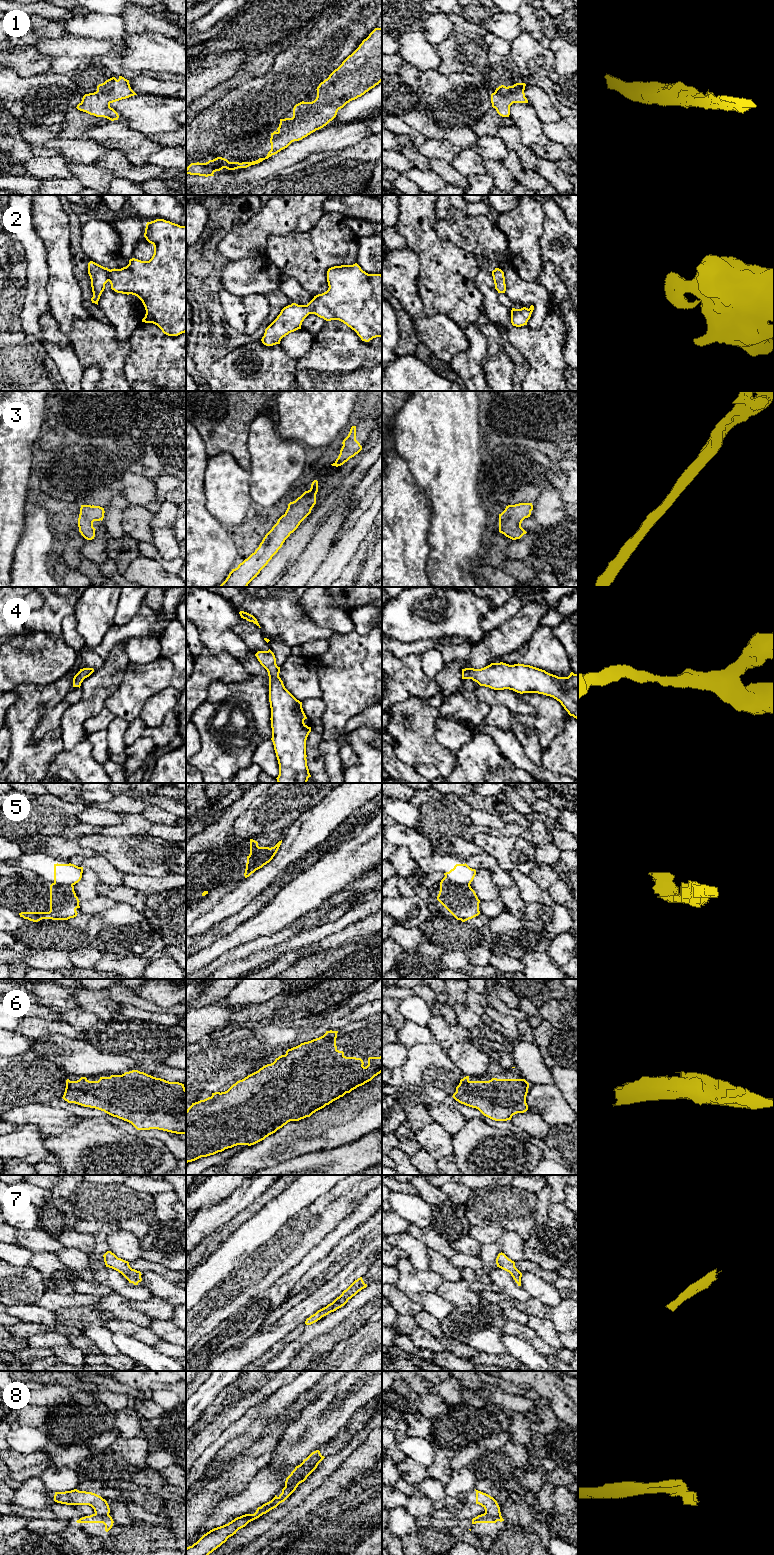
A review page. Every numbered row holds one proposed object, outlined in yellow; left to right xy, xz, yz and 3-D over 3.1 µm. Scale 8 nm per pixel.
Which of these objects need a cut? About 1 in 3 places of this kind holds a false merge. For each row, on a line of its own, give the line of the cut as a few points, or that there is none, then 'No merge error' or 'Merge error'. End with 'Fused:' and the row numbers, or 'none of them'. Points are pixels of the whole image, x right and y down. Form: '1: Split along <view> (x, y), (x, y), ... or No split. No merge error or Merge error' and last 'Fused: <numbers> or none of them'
1: No split. No merge error
2: No split. No merge error
3: No split. No merge error
4: No split. No merge error
5: Split along yz (445, 876), (455, 883), (467, 883), (469, 885). Merge error
6: No split. No merge error
7: No split. No merge error
8: Split along xz (302, 1479), (296, 1478), (285, 1487). Merge error
Fused: 5, 8

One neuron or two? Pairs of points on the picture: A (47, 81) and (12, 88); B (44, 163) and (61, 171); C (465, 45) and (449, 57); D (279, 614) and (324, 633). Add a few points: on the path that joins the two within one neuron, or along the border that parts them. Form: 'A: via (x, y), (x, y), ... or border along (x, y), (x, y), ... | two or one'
A: via (38, 83), (33, 88), (21, 88) | one
B: via (48, 167), (57, 167) | one
C: via (461, 49), (453, 57) | one
D: via (290, 624), (295, 629), (313, 632) | one

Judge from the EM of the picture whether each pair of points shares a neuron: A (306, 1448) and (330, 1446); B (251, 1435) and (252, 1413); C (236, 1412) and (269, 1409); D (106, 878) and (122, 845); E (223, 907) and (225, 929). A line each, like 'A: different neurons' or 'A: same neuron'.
A: different neurons
B: different neurons
C: different neurons
D: different neurons
E: different neurons

